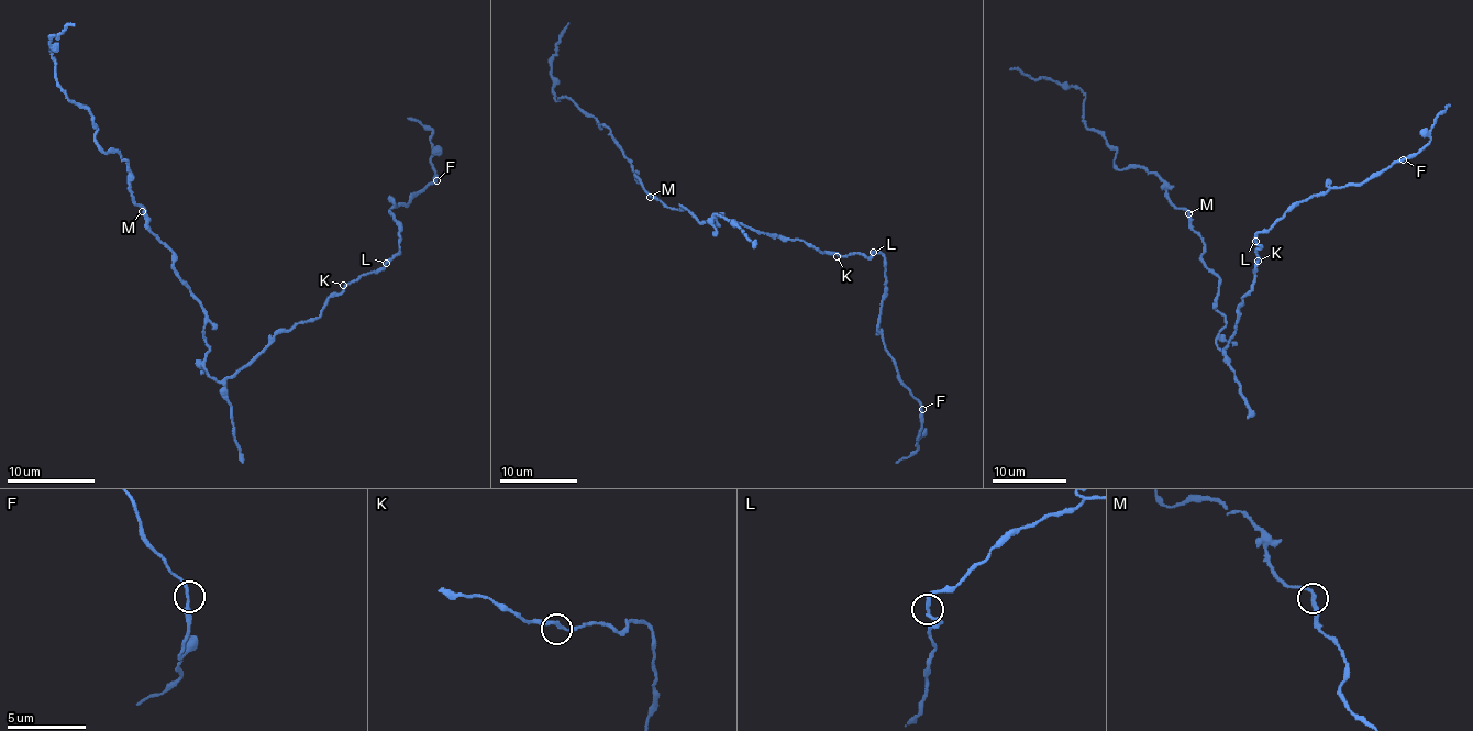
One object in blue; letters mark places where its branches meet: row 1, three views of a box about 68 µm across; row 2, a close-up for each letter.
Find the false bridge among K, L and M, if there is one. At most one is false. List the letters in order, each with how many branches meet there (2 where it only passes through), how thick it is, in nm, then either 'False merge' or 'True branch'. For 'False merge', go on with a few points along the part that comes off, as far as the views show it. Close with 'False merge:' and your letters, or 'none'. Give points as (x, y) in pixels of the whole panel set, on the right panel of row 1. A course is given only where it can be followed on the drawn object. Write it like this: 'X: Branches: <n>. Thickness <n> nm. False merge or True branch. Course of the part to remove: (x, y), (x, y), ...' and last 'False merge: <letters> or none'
K: Branches: 2. Thickness 200 nm. True branch
L: Branches: 2. Thickness 200 nm. True branch
M: Branches: 2. Thickness 220 nm. True branch
False merge: none

